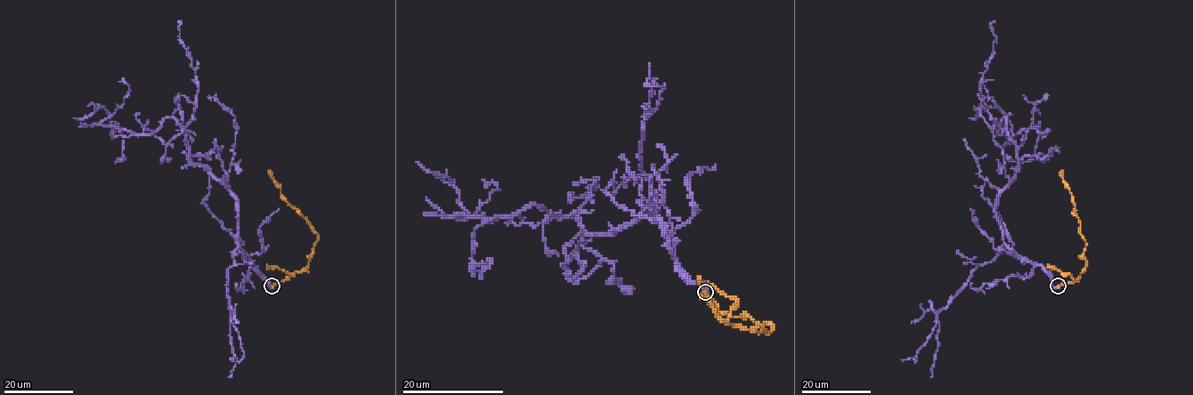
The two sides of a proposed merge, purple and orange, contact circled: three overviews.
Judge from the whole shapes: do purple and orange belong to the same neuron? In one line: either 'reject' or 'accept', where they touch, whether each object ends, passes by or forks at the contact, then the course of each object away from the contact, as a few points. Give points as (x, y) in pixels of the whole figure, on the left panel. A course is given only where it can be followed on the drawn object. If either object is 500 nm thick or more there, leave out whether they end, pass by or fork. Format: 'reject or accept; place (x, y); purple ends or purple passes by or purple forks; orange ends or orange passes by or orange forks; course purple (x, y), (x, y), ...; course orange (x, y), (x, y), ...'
reject; place (271, 286); course purple (271, 286), (239, 244), (236, 197), (191, 161), (172, 117), (149, 134), (102, 125), (100, 106), (74, 118); course orange (271, 286), (306, 267), (318, 238), (311, 223), (280, 193), (269, 170)

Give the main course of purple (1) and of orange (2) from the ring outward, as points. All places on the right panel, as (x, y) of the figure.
1: (1057, 286), (1005, 244), (997, 197), (1018, 167), (1005, 117), (998, 133), (1008, 117), (984, 106), (969, 118)
2: (1058, 286), (1077, 280), (1086, 267), (1086, 244), (1080, 232), (1080, 220), (1075, 216), (1073, 199), (1061, 170)

